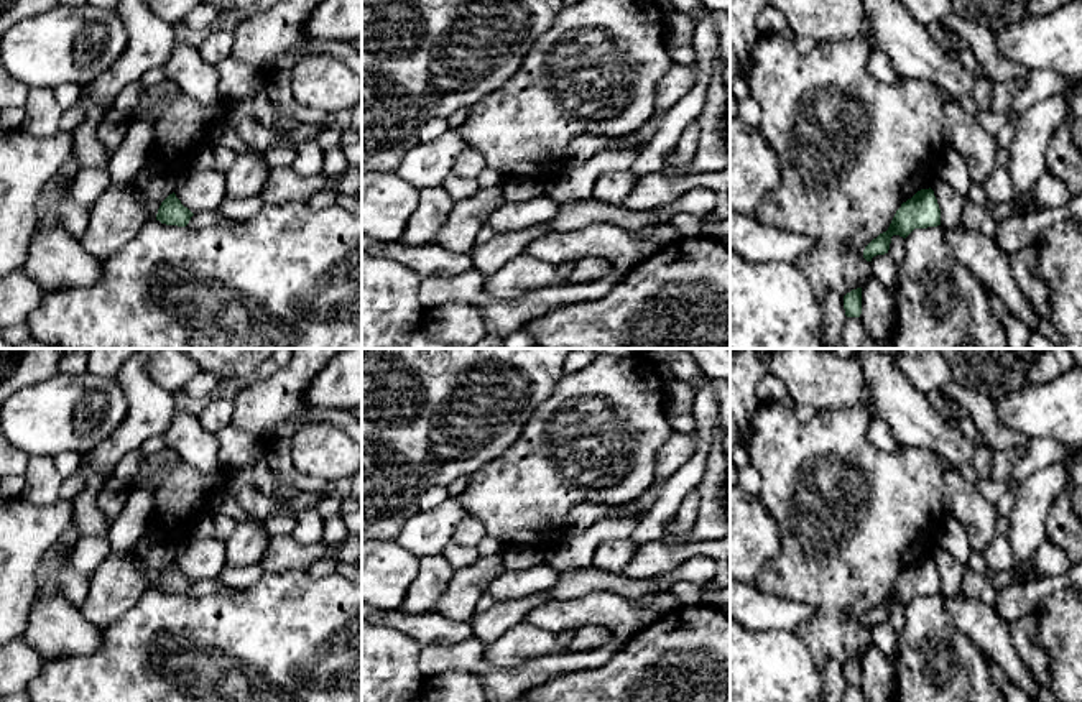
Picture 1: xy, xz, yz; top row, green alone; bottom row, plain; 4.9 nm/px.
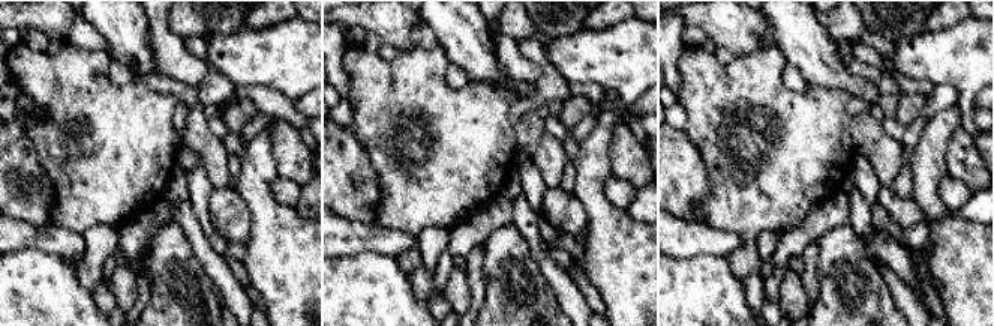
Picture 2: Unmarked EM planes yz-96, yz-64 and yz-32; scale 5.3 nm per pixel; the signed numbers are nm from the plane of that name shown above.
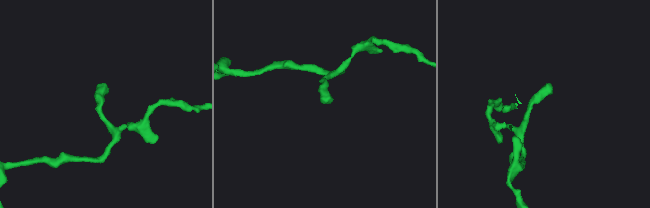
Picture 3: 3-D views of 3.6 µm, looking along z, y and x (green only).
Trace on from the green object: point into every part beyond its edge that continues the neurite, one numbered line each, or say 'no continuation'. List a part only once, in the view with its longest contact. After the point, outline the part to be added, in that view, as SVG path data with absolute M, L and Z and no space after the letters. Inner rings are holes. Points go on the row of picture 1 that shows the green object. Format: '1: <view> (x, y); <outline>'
no continuation

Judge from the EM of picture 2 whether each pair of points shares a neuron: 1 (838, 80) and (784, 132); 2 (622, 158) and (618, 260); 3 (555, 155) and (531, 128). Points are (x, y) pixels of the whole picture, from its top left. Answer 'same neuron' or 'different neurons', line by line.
1: different neurons
2: different neurons
3: same neuron

